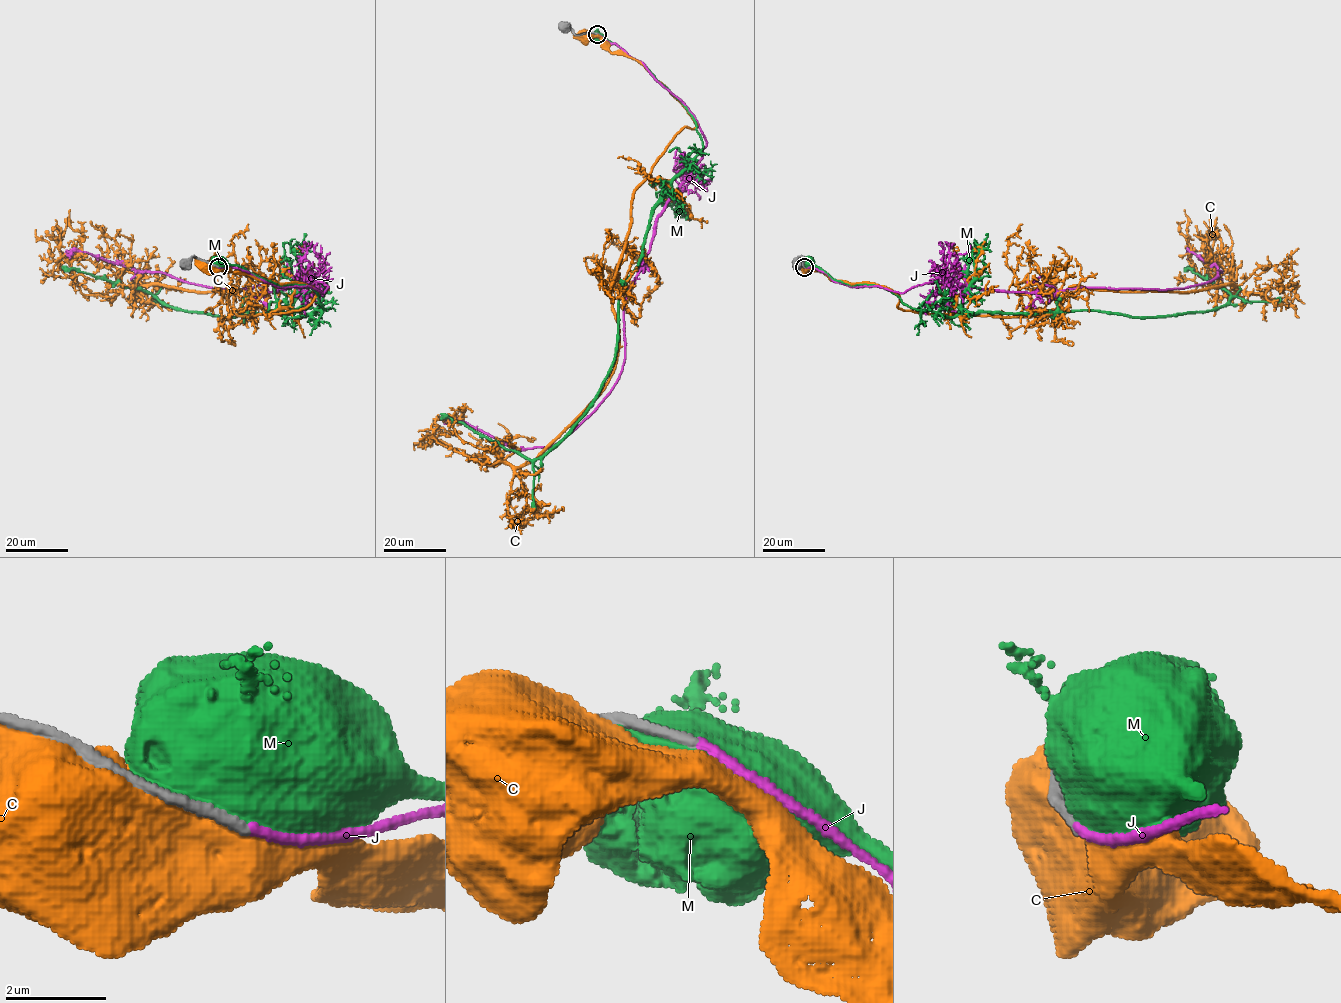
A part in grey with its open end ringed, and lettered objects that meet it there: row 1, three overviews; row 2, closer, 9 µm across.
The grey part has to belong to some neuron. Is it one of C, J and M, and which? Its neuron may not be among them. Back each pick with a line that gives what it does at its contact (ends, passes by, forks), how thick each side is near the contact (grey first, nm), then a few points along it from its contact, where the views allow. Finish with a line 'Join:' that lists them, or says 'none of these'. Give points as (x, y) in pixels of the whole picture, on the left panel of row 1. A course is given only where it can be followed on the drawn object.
J: it ends there; 200 nm thick on the grey side, 170 nm on the other; it runs (218, 267), (281, 287), (322, 293), (328, 287), (317, 281), (256, 294), (212, 288), (65, 251)
Join: J

